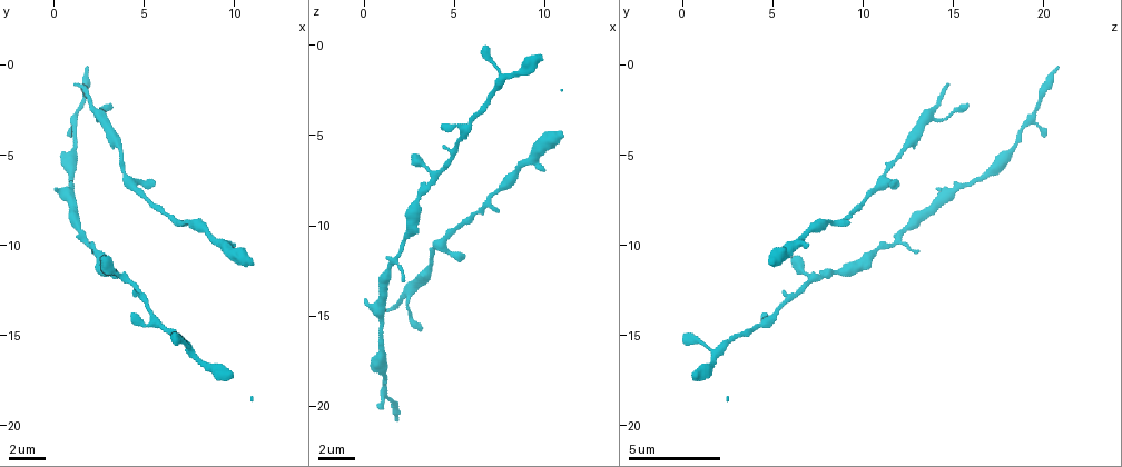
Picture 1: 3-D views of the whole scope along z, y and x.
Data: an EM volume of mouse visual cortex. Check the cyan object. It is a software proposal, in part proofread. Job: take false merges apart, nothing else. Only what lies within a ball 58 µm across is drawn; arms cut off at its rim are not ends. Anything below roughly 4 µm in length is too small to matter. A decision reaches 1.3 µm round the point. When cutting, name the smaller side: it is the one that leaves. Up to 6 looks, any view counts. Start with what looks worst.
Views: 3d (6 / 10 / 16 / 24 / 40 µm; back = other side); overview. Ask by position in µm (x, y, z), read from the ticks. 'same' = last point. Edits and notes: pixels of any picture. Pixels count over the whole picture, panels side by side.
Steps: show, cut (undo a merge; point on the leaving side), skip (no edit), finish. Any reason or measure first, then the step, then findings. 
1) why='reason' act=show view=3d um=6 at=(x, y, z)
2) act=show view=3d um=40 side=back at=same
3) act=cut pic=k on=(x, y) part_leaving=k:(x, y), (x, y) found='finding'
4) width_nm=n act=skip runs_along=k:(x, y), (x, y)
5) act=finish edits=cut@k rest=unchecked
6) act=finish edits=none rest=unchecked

why='two arms in line, one across' act=show view=3d um=16 at=(4.5, 6.7, 10.8)

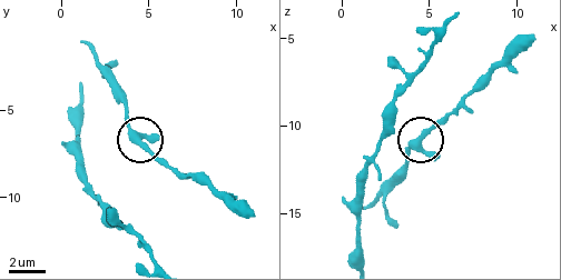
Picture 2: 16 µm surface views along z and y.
act=show view=3d um=16 side=back at=same

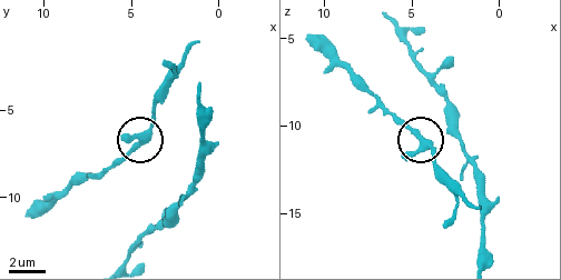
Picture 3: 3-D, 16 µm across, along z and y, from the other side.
act=skip found='one neuron here'

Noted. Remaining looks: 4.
act=show view=3d um=16 at=(1.2, 2.6, 19.4)

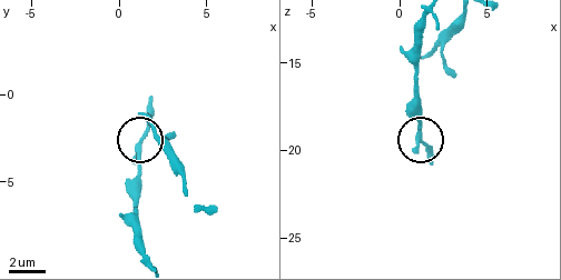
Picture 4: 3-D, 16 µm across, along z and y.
arms=3 act=skip found='continuous, no second neuron'

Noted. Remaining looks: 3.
act=show view=3d um=10 at=(4.3, 12.3, 6.9)

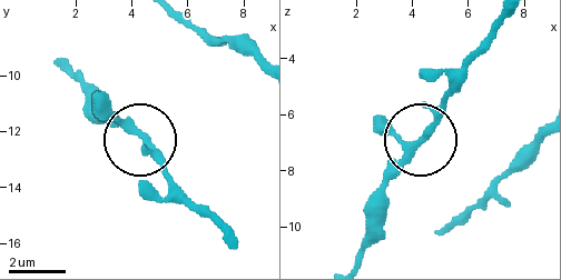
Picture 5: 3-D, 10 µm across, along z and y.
act=show view=3d um=10 side=back at=(4.3, 12.2, 6.9)

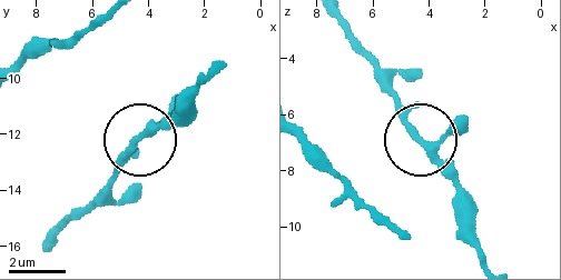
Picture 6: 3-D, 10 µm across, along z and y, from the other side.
arms=3 act=skip found='continuous, no second neuron'

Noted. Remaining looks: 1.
act=finish edits=none rest=unchecked

